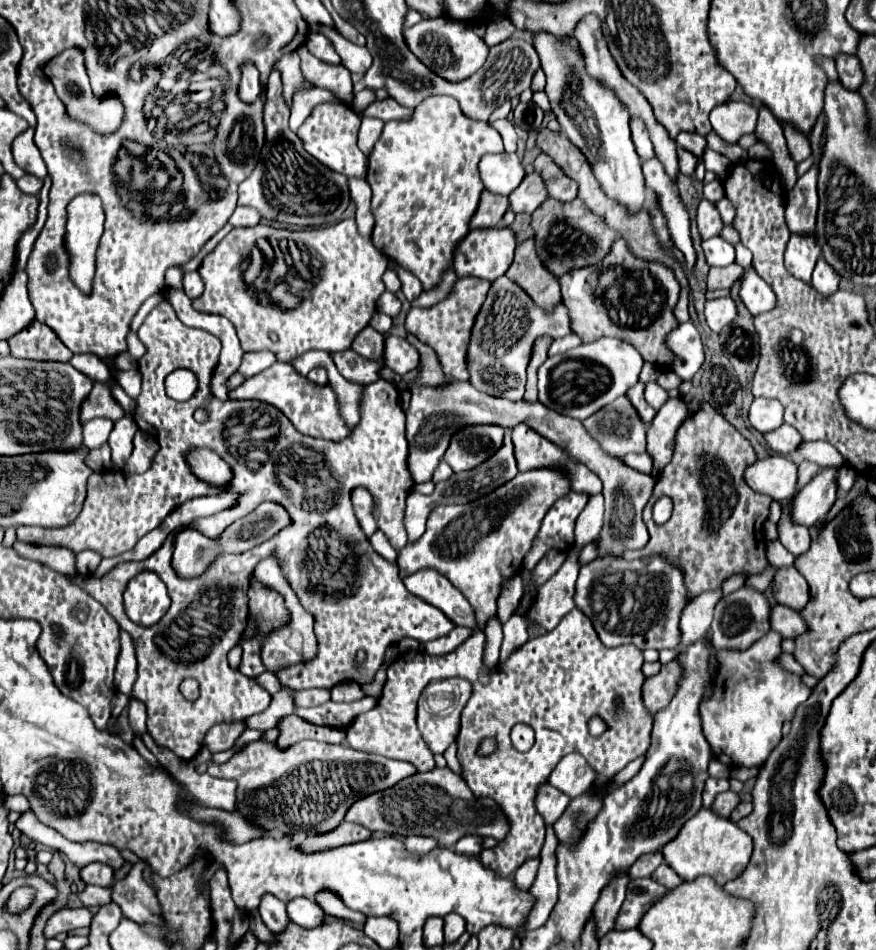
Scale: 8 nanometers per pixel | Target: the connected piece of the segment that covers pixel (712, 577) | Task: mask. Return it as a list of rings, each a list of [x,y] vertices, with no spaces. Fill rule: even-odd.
[[[708,403],[700,407],[678,427],[674,457],[660,473],[654,493],[644,507],[644,523],[650,541],[644,549],[626,551],[624,559],[646,559],[650,555],[664,555],[684,575],[686,599],[692,601],[706,591],[716,591],[732,575],[760,575],[770,563],[764,547],[764,521],[772,499],[754,493],[742,479],[748,465],[756,461],[752,445]],[[668,495],[674,501],[674,513],[668,523],[656,525],[652,519],[652,505],[658,497]]]

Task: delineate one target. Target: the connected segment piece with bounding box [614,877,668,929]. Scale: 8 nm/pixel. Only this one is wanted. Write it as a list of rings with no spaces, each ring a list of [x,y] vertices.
[[[630,879],[628,893],[624,899],[624,905],[620,907],[620,913],[614,921],[614,929],[632,929],[638,927],[640,915],[648,911],[652,903],[656,903],[668,889],[660,883],[648,879]]]

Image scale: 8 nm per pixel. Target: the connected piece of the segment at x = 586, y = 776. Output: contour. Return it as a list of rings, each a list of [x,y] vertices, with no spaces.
[[[572,753],[572,755],[566,755],[554,767],[554,771],[548,777],[548,783],[560,789],[562,793],[566,793],[568,797],[576,797],[584,793],[594,779],[596,779],[596,773],[590,769],[584,757],[580,757],[578,753]]]

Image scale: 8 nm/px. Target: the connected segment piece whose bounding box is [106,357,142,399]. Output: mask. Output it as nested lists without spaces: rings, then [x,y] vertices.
[[[106,357],[106,363],[110,367],[110,371],[114,373],[116,381],[120,383],[120,387],[132,397],[136,399],[140,393],[142,393],[142,376],[140,372],[137,371],[122,371],[122,369],[116,369],[116,357]]]

